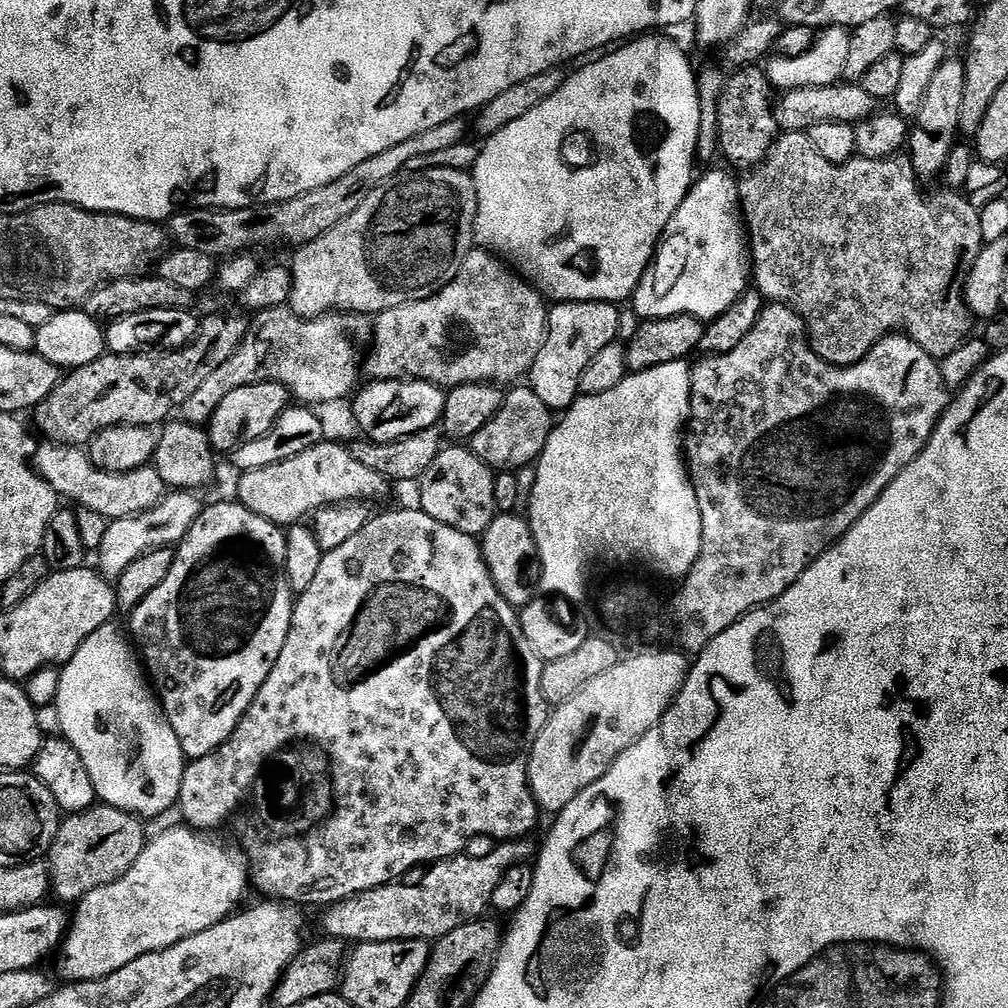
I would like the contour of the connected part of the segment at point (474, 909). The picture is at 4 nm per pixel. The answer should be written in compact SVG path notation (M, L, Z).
M525 838L497 843L496 849L486 854L486 858L470 858L467 854L461 854L452 857L451 860L439 860L423 873L425 876L417 884L393 882L381 888L366 890L362 894L351 896L348 900L340 900L325 911L328 913L324 916L323 935L334 940L356 944L390 942L391 940L426 940L429 942L440 940L446 934L450 934L450 930L469 924L471 920L481 919L485 915L483 912L489 911L494 889L498 887L502 874L506 874L511 868L527 865L533 859L534 844L532 848L532 842L531 839Z

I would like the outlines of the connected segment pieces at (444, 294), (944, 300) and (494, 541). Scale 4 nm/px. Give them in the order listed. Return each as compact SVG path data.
M473 250L466 254L454 282L438 294L401 308L386 310L375 317L372 342L362 368L372 382L407 378L437 384L445 390L463 384L512 386L531 373L534 358L538 356L538 350L542 350L542 342L548 333L549 311L545 297L523 276L517 276L500 257L483 250Z
M785 132L777 139L776 145L770 150L770 154L764 159L763 164L751 169L747 173L745 180L739 181L740 185L740 210L742 213L743 223L746 225L746 235L750 241L750 272L754 277L755 291L764 297L765 301L774 304L784 304L787 308L792 308L801 320L804 322L805 329L808 334L808 342L823 360L828 364L838 364L841 368L849 368L851 364L857 364L862 358L866 358L866 354L877 342L883 340L885 336L893 334L906 334L909 339L920 346L922 350L926 350L926 354L930 354L937 362L946 359L950 354L954 354L954 350L958 350L958 346L962 346L964 341L969 339L968 332L974 325L973 317L968 311L968 307L964 305L964 284L968 281L970 270L974 266L974 262L978 258L978 254L984 249L985 240L982 238L982 222L980 221L980 209L972 205L971 199L967 195L961 194L956 190L943 190L944 192L936 192L931 196L928 192L920 189L921 181L918 179L914 166L912 165L912 157L907 154L897 154L886 160L866 160L863 158L854 158L845 164L831 164L826 162L826 158L822 158L822 154L818 154L818 150L814 150L814 146L810 146L810 138L803 132Z
M497 514L484 531L482 547L490 578L494 580L494 586L498 586L504 601L517 610L525 608L538 588L536 543L527 519L520 514Z

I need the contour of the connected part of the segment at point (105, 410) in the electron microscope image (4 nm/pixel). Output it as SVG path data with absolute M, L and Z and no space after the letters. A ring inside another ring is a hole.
M205 315L195 340L187 348L164 350L159 354L105 354L90 362L90 366L71 369L60 385L36 405L35 431L54 444L87 446L102 430L123 424L143 428L163 425L173 415L171 412L175 408L176 411L183 409L186 398L244 344L248 326L249 321L240 316Z

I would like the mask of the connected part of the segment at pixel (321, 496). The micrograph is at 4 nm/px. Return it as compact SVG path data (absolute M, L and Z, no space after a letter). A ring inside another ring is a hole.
M321 442L310 450L302 450L286 462L274 462L274 466L262 466L262 470L250 470L239 477L235 499L254 514L281 526L301 523L319 508L332 504L373 502L380 500L390 488L389 481L370 466L362 466L352 456L351 447Z

